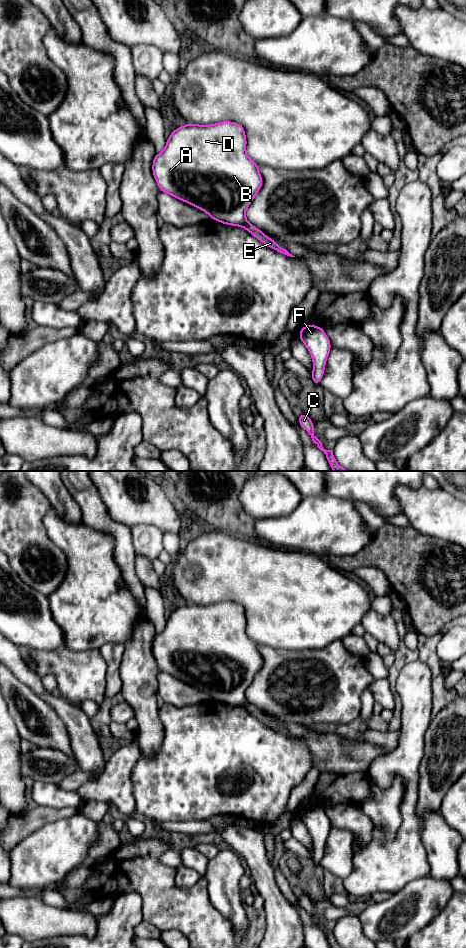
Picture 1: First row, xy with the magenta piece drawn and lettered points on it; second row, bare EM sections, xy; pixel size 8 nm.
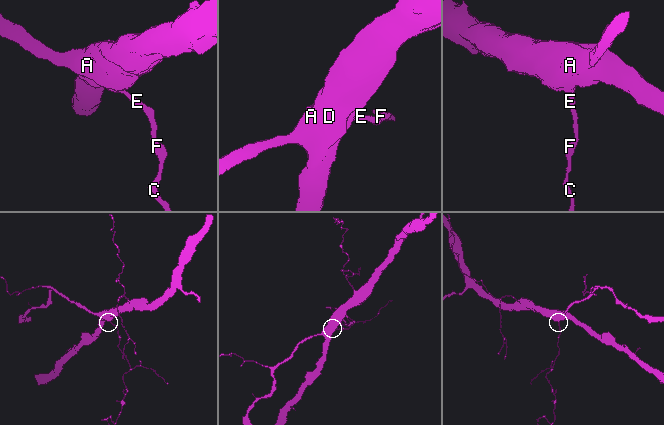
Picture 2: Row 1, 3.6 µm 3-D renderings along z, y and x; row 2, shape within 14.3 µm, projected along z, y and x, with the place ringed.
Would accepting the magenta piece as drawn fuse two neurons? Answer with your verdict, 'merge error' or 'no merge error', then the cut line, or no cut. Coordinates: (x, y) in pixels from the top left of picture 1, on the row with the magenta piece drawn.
no merge error; cut none

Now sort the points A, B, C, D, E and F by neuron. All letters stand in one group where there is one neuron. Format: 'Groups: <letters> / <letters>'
Groups: A B C D E F

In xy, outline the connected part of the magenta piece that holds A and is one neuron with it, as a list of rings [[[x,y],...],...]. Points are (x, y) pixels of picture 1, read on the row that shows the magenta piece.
[[[222,121],[210,125],[187,123],[174,129],[163,151],[155,154],[152,164],[155,181],[160,192],[205,211],[217,222],[243,227],[267,247],[295,257],[246,219],[245,212],[263,184],[259,165],[246,154],[246,145],[245,130],[236,122]]]

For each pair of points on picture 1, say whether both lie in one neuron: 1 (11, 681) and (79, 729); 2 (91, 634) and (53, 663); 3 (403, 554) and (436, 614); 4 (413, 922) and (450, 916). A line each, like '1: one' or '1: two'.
1: two
2: two
3: one
4: two

